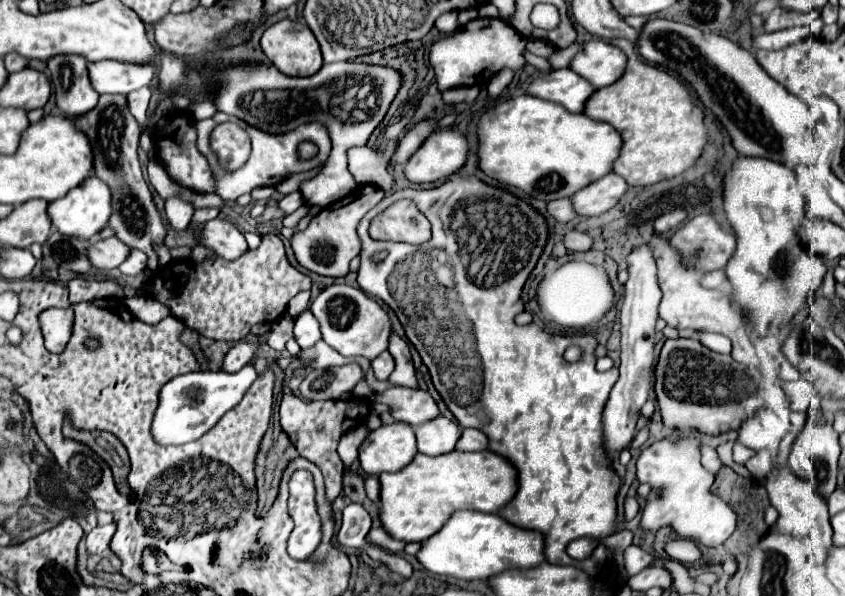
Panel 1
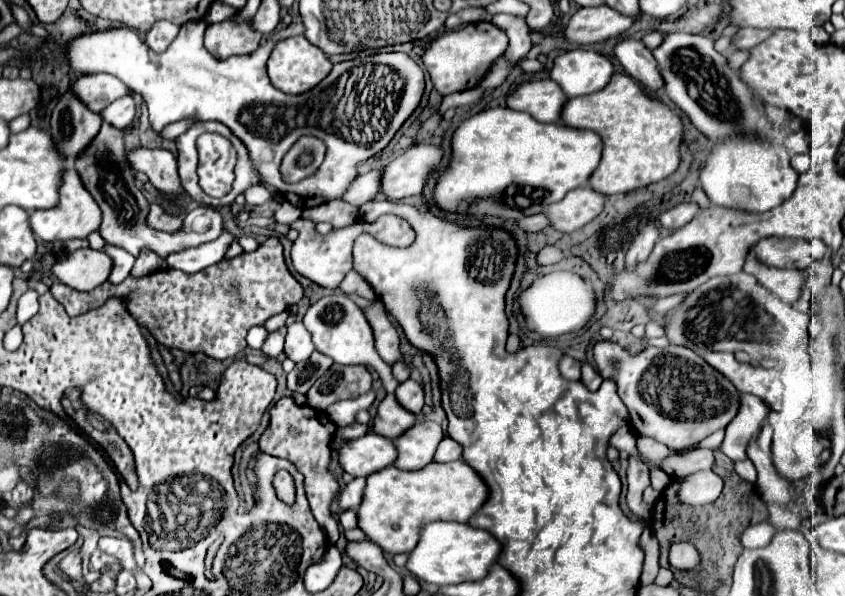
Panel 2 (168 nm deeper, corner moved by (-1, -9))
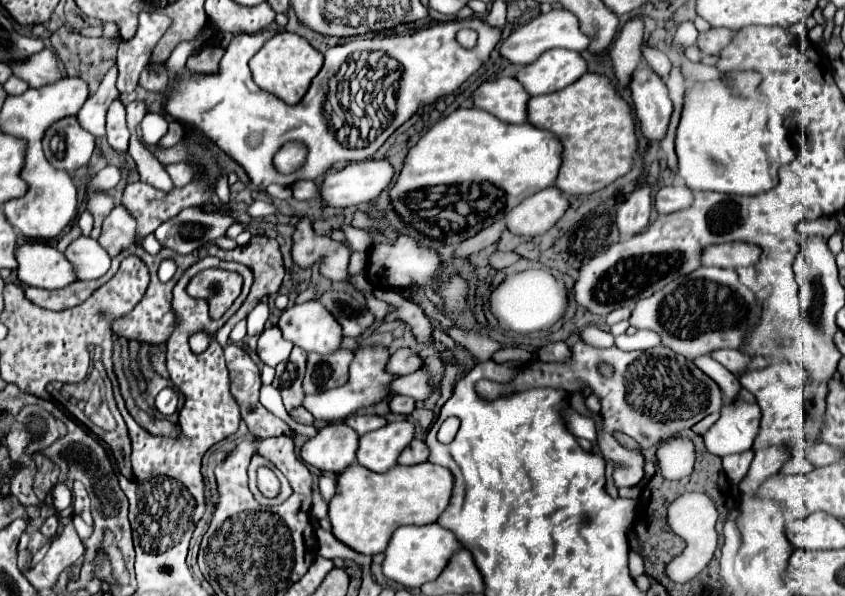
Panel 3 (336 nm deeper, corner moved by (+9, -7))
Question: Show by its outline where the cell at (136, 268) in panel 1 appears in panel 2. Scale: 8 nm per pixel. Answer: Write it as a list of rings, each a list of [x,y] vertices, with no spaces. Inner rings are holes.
[[[106,245],[104,251],[108,251],[110,257],[114,259],[114,267],[112,267],[112,273],[110,273],[108,281],[110,281],[110,283],[122,283],[122,281],[130,275],[136,257],[130,255],[128,251],[124,251],[124,249],[116,249],[116,247],[112,247],[112,245]]]

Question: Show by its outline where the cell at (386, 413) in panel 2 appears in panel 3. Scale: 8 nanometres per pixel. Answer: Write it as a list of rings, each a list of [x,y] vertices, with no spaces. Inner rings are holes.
[[[350,415],[344,419],[344,423],[348,427],[352,427],[358,435],[364,435],[368,431],[374,431],[374,429],[386,425],[386,419],[378,417],[378,415]]]

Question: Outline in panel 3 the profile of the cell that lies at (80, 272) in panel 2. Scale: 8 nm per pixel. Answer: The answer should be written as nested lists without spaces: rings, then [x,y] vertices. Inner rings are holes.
[[[24,243],[14,251],[18,267],[18,279],[28,287],[60,289],[74,283],[70,263],[62,259],[62,253],[46,243]]]

